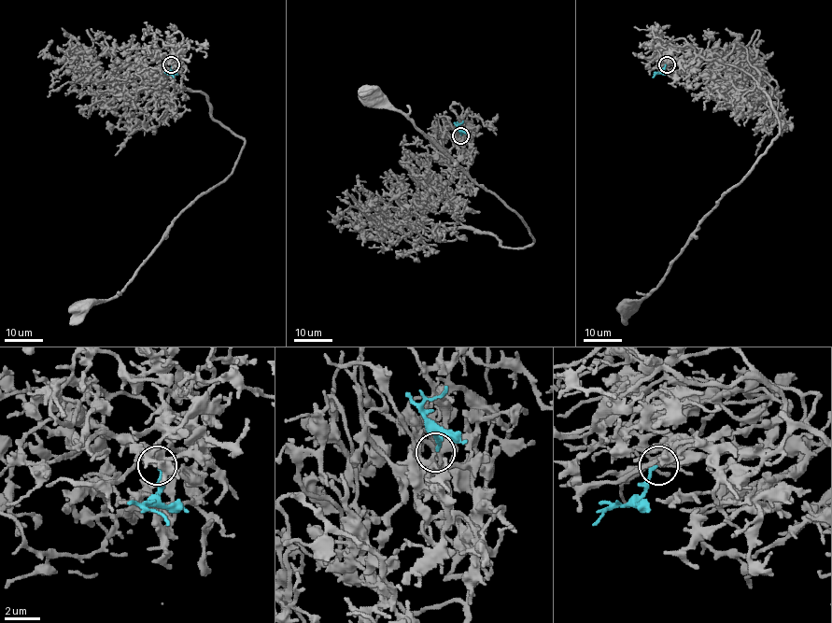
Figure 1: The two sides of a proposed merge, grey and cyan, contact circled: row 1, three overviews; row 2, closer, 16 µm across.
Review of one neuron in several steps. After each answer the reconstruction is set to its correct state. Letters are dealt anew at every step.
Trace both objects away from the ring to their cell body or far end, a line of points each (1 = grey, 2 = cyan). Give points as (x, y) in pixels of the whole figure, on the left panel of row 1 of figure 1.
1: (171, 64), (182, 60), (163, 73), (201, 91), (245, 144), (115, 297), (79, 305)
2: (171, 64), (168, 73), (173, 77)

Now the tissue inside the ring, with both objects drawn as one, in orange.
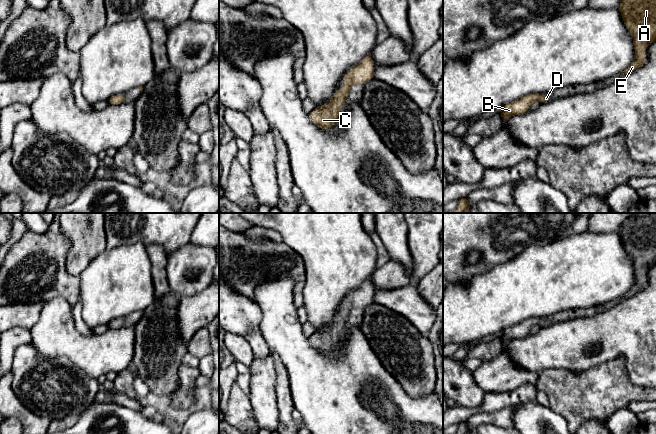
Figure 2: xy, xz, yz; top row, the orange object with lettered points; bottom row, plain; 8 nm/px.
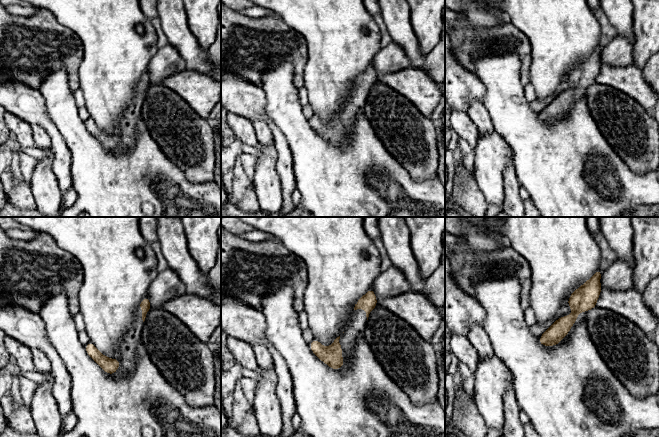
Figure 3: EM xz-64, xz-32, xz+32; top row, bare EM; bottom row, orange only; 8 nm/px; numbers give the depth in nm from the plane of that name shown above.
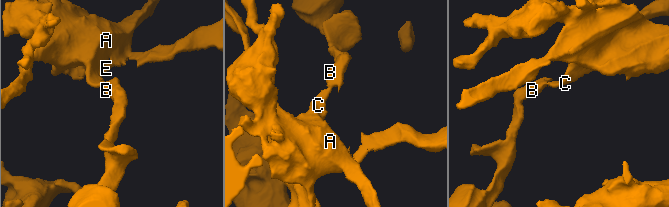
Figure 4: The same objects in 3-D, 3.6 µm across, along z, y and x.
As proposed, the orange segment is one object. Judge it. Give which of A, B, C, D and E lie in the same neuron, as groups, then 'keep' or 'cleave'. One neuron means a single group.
A B C D E | keep

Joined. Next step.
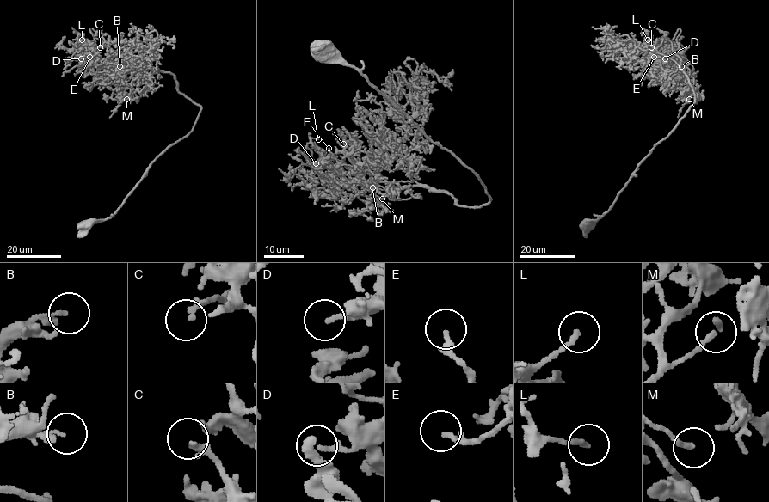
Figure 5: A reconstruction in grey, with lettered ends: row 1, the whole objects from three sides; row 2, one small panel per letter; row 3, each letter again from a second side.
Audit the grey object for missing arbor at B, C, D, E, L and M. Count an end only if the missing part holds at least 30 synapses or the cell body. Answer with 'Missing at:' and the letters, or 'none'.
Missing at: C, L

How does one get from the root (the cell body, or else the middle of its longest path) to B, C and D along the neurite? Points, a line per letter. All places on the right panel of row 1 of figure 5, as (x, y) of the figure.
B: (587, 223), (608, 210), (638, 165), (694, 102), (678, 55), (689, 63), (679, 72), (681, 66)
C: (587, 223), (608, 210), (638, 165), (694, 102), (692, 87), (672, 44), (667, 39), (651, 47)
D: (587, 223), (608, 210), (638, 165), (694, 102), (672, 47), (673, 58), (667, 64), (670, 57), (665, 58)

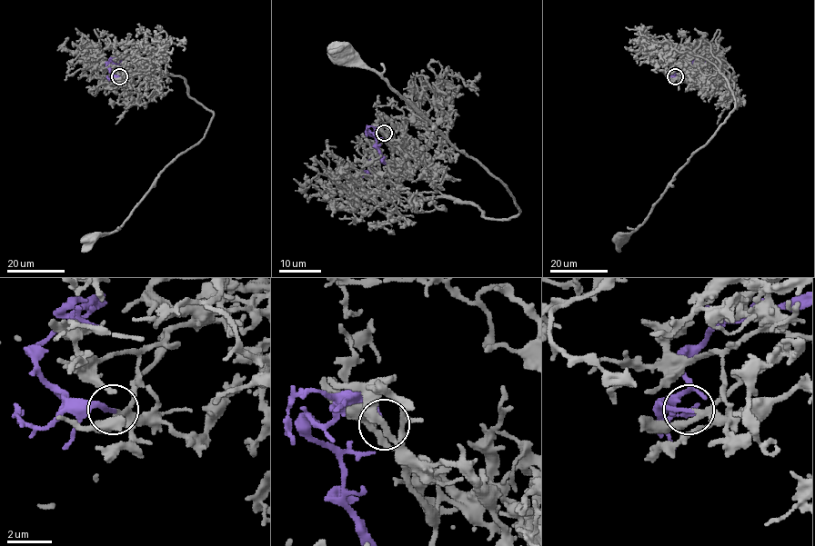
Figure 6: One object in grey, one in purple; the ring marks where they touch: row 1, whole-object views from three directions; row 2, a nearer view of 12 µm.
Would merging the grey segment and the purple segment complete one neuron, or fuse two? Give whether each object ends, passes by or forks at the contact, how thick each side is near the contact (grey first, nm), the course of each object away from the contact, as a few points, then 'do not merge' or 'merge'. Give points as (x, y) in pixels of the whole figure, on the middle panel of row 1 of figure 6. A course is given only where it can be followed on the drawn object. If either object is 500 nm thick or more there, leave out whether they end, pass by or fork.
grey passes by; purple ends; calibres 200 and 200 nm; course grey (384, 132), (393, 184), (418, 198), (472, 203), (485, 217), (519, 212), (495, 176), (377, 74), (338, 53); course purple (384, 132), (381, 128), (369, 131), (376, 140), (381, 159), (377, 163), (370, 163), (369, 171), (363, 177); merge

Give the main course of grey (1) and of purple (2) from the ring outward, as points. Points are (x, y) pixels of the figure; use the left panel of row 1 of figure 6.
1: (119, 76), (128, 49), (180, 75), (213, 115), (205, 135), (165, 168), (115, 231), (88, 237)
2: (119, 76), (109, 71), (117, 62), (105, 63)

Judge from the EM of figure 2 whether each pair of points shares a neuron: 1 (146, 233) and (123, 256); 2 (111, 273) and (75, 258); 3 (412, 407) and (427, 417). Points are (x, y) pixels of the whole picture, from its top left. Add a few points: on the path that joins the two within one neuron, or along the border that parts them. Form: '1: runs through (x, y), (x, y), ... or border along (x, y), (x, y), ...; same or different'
1: border along (145, 245), (134, 242), (114, 248); different
2: border along (106, 249), (98, 254), (78, 275); different
3: runs through (416, 411), (423, 417); same

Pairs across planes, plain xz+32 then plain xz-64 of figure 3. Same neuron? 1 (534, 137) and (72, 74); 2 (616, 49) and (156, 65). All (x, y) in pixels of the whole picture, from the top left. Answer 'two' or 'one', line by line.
1: two
2: one

